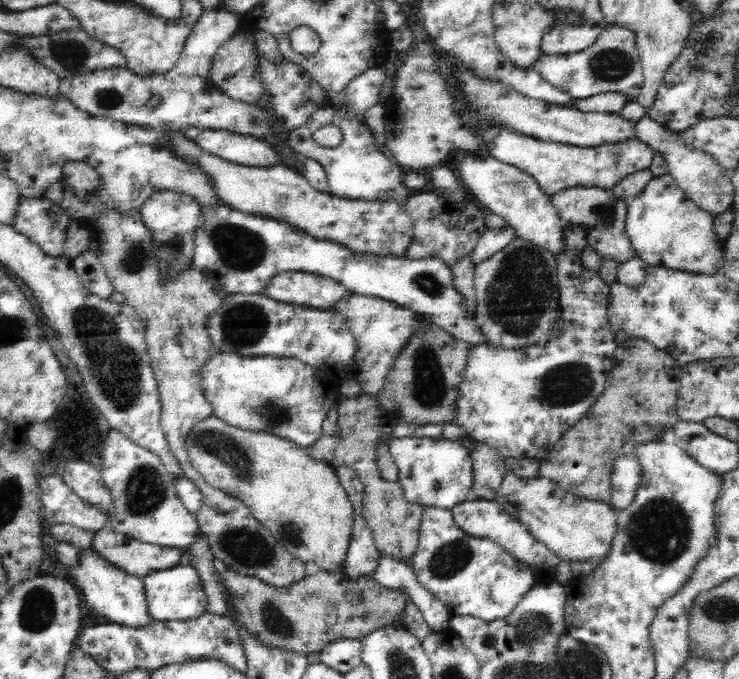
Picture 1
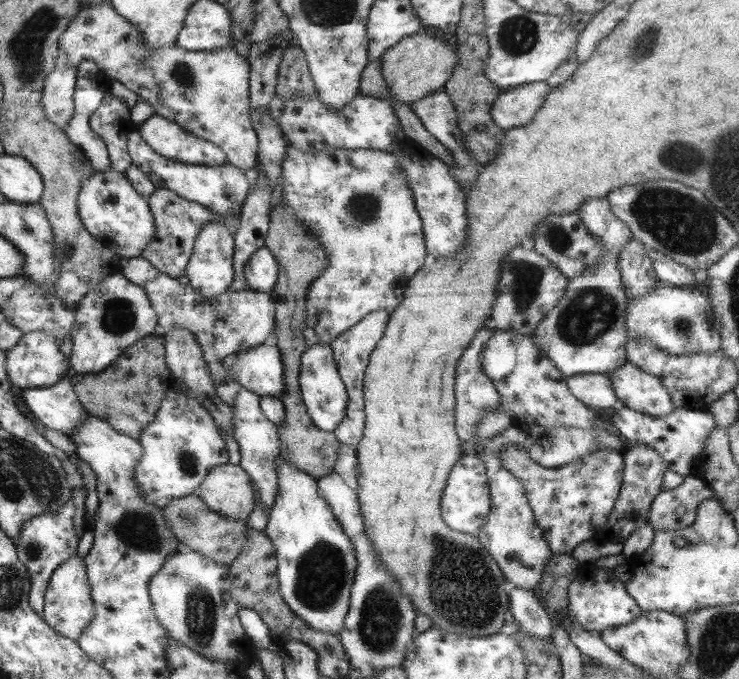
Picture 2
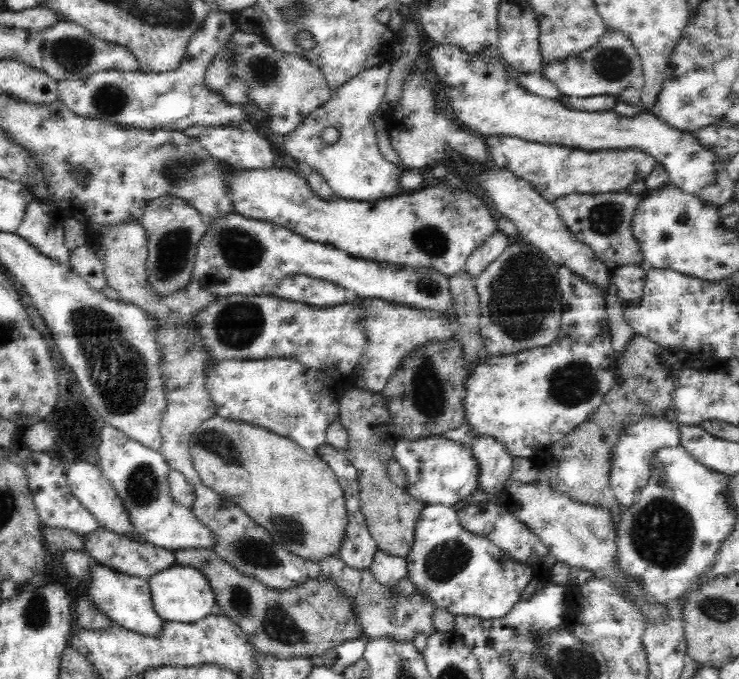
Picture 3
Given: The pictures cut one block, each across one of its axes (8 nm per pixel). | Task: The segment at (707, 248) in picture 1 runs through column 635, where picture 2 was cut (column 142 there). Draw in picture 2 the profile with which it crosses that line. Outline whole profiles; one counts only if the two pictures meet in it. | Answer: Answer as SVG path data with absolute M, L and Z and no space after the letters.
M110 168L91 173L82 183L76 198L77 215L85 230L105 243L115 254L125 258L141 256L155 233L148 205L145 198L133 190L124 174Z

